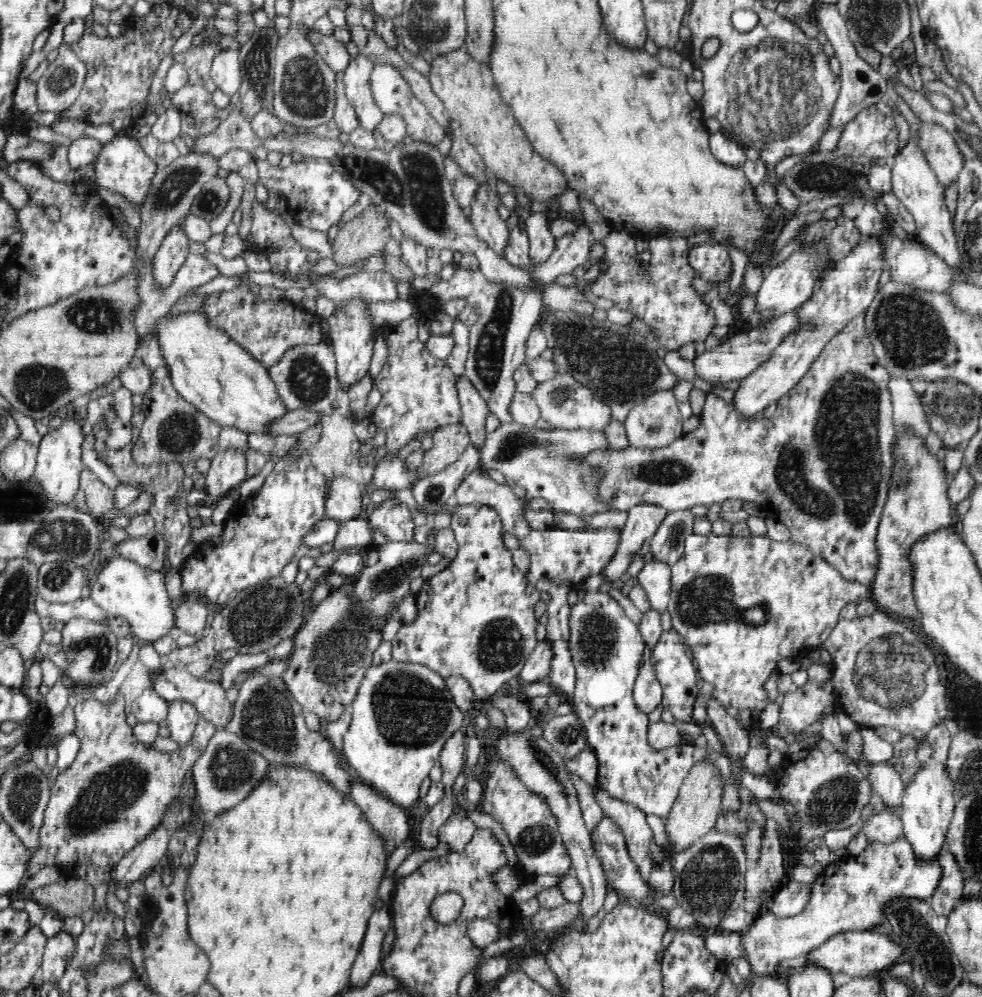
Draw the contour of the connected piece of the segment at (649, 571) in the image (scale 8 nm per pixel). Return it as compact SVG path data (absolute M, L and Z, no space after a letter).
M652 560L637 575L637 582L646 593L651 609L666 613L671 598L671 566L666 562Z

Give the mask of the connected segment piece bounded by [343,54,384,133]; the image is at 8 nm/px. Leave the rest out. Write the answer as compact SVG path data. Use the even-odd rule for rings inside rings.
M358 54L350 58L350 64L343 73L346 97L355 109L360 127L370 133L379 128L384 116L370 89L373 66L374 63L368 57Z

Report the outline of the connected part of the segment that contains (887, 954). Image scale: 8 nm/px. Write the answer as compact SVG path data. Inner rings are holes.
M870 930L835 934L806 954L808 961L814 961L814 965L826 967L830 973L846 973L851 977L868 977L874 970L891 967L898 956L904 956L900 944L892 942L886 934L874 934Z

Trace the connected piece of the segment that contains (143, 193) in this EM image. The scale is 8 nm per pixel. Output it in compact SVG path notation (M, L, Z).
M118 134L110 142L103 144L101 154L98 154L95 161L94 176L97 188L103 186L112 192L118 192L140 207L150 193L152 180L157 172L157 165L152 158L144 153L138 141Z

